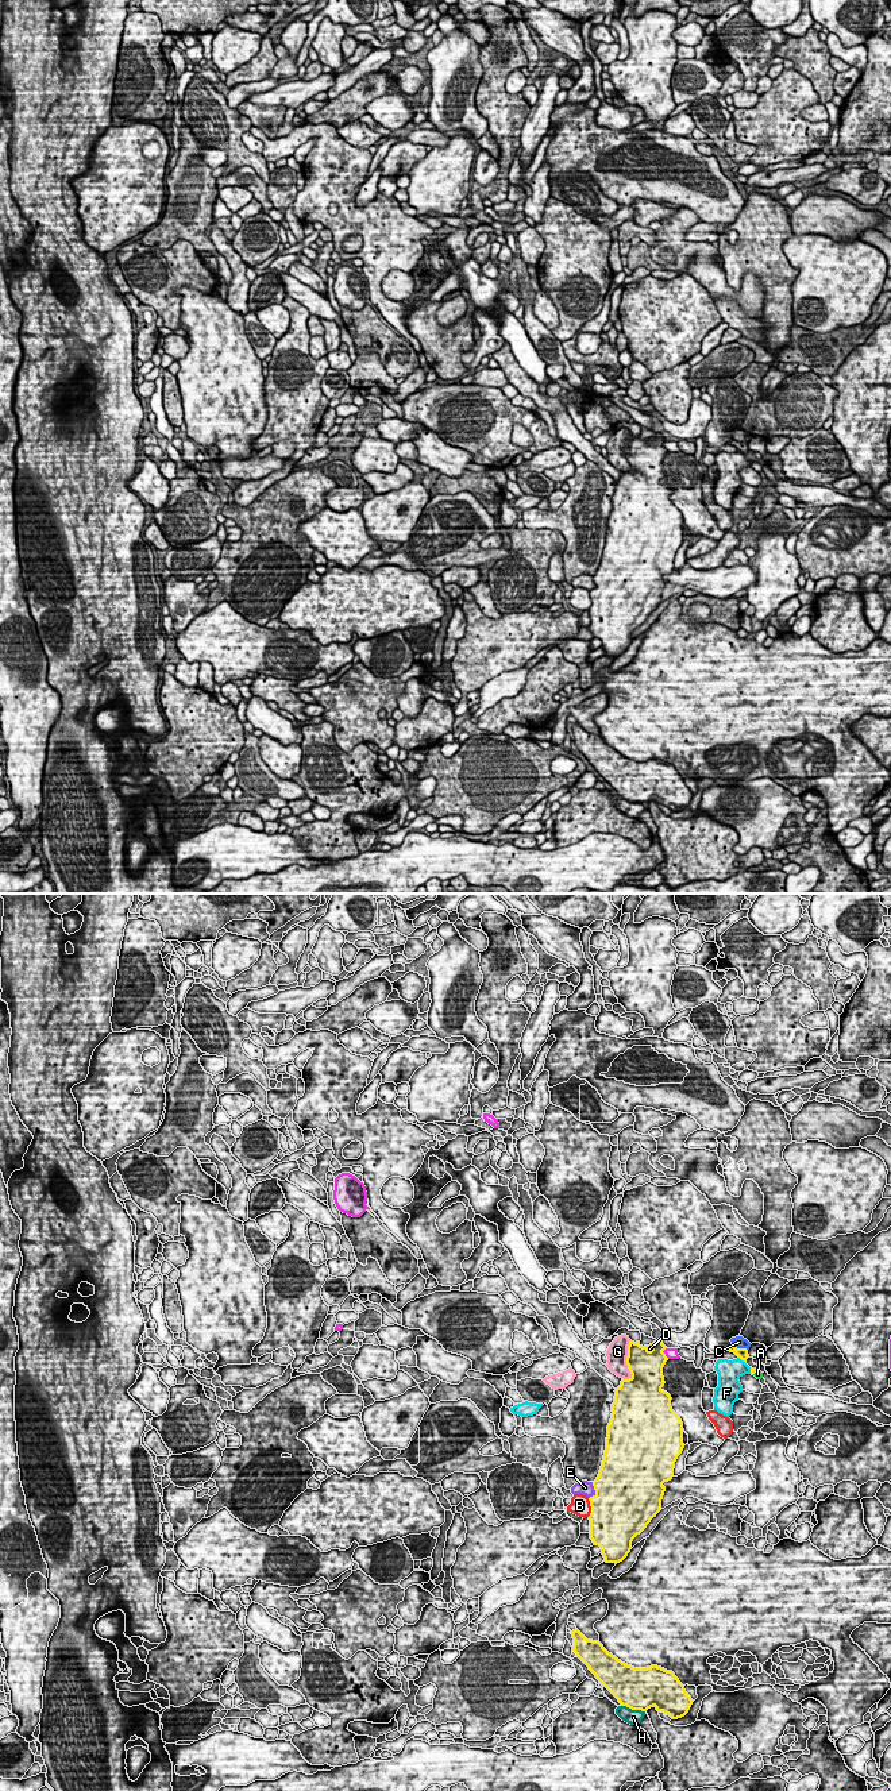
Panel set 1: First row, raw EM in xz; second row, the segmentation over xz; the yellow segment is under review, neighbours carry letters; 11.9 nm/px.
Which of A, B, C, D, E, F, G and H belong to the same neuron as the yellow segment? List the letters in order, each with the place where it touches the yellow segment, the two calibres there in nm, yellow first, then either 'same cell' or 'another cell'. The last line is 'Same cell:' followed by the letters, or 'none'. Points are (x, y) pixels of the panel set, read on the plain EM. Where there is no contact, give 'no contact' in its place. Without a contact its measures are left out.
A: contact xz (753, 466); calibres 60 and 90 nm; same cell
B: contact xz (591, 601); calibres 500 and 240 nm; another cell
C: contact xz (740, 442); calibres 130 and 140 nm; another cell
D: contact xz (663, 446); calibres 380 and 130 nm; another cell
E: contact xz (594, 582); calibres 480 and 170 nm; another cell
F: contact xz (741, 452); calibres 130 and 280 nm; another cell
G: contact xz (627, 455); calibres 380 and 240 nm; another cell
H: contact xz (633, 802); calibres 500 and 190 nm; another cell
Same cell: A

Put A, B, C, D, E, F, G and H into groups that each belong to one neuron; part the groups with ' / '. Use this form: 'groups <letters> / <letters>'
groups A / B / C / D / E / F / G / H

